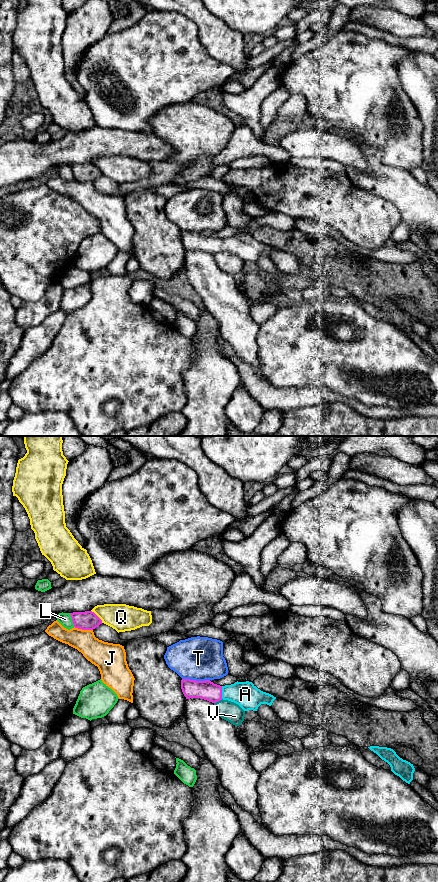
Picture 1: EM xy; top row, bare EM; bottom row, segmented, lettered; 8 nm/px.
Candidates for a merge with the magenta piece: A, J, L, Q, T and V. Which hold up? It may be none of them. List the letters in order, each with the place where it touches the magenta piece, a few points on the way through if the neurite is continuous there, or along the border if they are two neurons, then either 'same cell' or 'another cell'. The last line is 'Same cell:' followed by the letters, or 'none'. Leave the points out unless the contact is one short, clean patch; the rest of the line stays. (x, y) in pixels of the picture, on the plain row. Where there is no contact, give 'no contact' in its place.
A: contact xy (221, 244); same cell
J: contact xy (83, 181); another cell
L: contact xy (72, 172); border xy (69, 165), (74, 178); another cell
Q: contact xy (97, 168); another cell
T: contact xy (195, 232); another cell
V: contact xy (218, 252); another cell
Same cell: A

